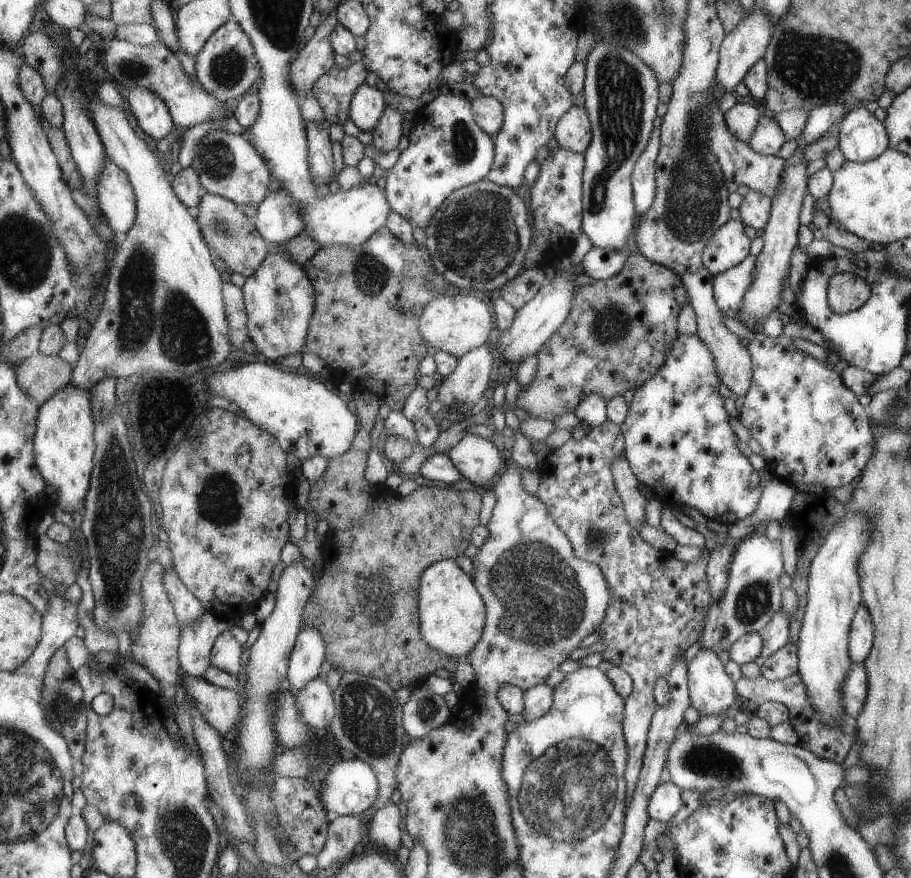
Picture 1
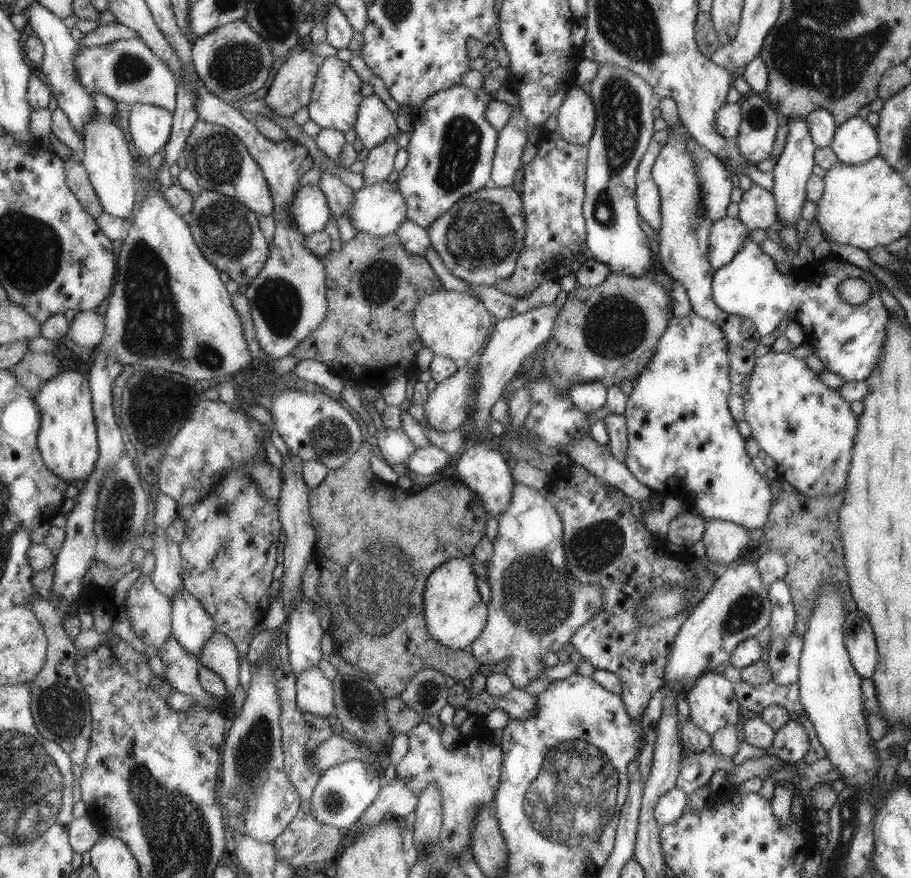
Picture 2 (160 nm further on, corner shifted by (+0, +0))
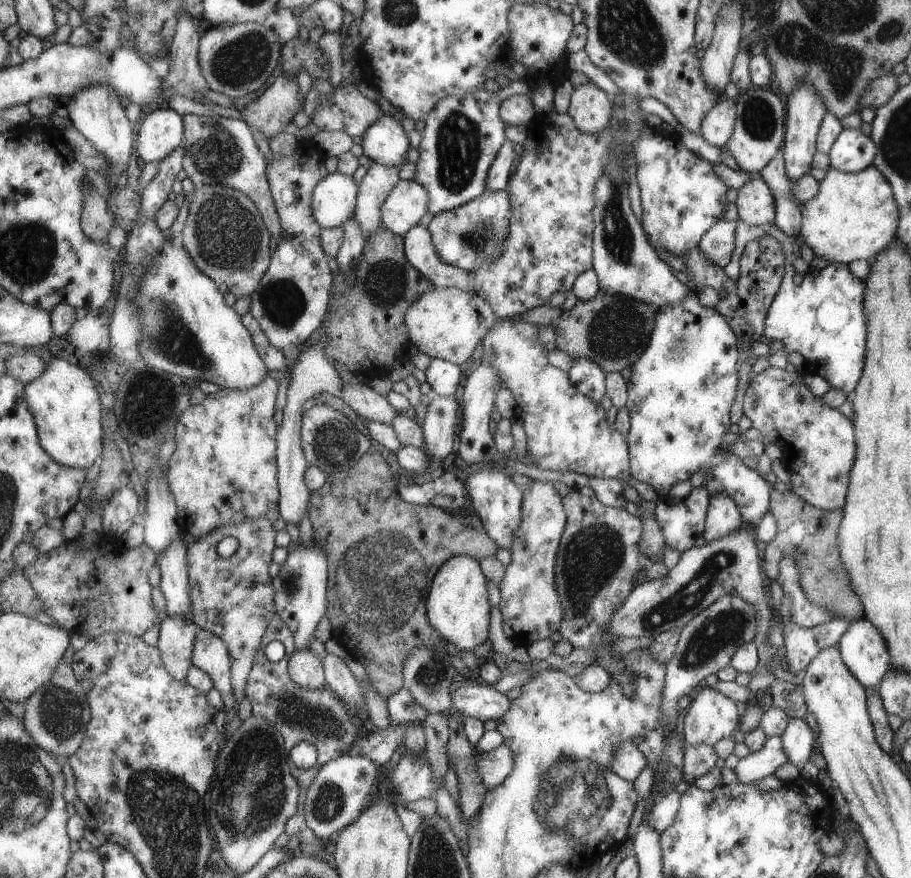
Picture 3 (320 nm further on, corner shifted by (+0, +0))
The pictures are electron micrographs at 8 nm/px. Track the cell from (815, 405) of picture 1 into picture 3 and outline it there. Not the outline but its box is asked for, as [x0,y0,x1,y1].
[743,366,856,509]

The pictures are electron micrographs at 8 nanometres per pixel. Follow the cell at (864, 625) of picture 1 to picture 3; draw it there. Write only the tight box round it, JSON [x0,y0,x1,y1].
[836,618,891,688]

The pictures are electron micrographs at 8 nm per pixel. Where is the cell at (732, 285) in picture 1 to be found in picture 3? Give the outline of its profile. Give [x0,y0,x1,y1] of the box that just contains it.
[723,219,865,397]

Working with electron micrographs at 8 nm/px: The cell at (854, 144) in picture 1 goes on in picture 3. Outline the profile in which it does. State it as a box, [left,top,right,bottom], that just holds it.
[829,128,875,173]

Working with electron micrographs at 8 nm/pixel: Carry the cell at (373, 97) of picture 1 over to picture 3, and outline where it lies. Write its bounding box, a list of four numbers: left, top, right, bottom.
[363,114,411,168]

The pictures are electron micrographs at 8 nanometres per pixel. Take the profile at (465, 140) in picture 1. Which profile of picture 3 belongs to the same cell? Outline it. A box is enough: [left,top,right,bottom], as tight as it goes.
[415,79,532,219]

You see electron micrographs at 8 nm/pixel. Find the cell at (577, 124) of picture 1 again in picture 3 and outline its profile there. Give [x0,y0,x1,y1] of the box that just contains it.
[567,82,612,133]

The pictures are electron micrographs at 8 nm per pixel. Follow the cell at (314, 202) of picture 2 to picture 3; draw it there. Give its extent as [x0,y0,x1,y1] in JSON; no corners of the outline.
[313,171,360,228]

